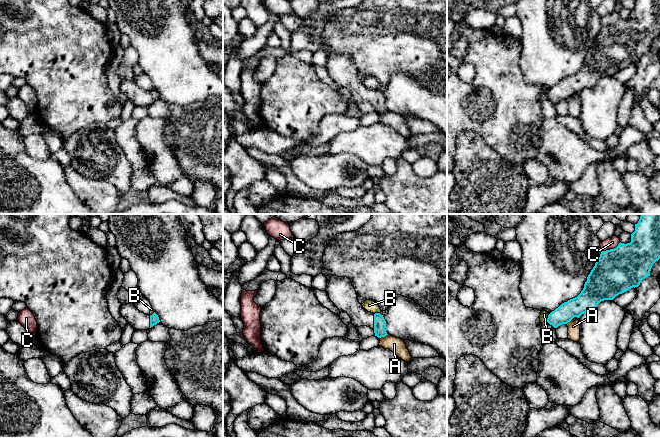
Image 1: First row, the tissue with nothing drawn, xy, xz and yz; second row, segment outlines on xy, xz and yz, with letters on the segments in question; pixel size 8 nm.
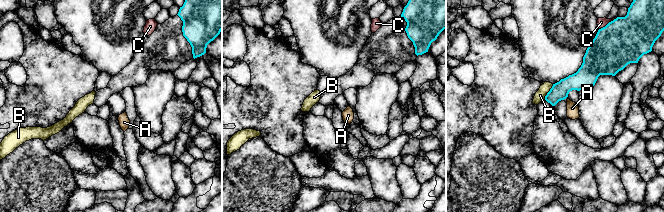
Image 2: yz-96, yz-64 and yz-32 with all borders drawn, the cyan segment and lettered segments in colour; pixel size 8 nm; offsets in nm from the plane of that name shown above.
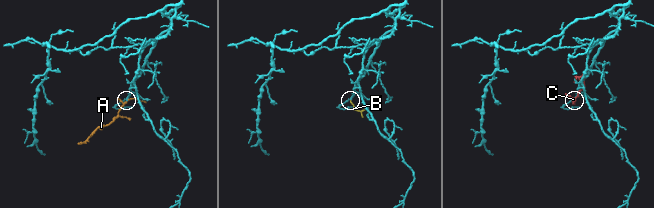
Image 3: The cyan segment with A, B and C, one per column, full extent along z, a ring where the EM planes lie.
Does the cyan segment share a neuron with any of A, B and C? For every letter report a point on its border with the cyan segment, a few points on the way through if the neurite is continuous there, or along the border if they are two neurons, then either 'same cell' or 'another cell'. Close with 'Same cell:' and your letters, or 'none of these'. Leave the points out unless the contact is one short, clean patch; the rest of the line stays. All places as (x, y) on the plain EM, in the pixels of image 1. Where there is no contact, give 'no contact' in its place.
A: meets cyan in xz at (383, 112); another cell
B: meets cyan in yz at (548, 93); border along yz (549, 90), (545, 96); another cell
C: meets cyan in yz at (611, 25); border along yz (620, 18), (615, 23), (602, 27); another cell
Same cell: none of these

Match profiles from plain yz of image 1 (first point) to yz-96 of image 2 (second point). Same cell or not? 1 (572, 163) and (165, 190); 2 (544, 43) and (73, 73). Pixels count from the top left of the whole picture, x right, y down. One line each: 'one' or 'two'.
1: two
2: two

